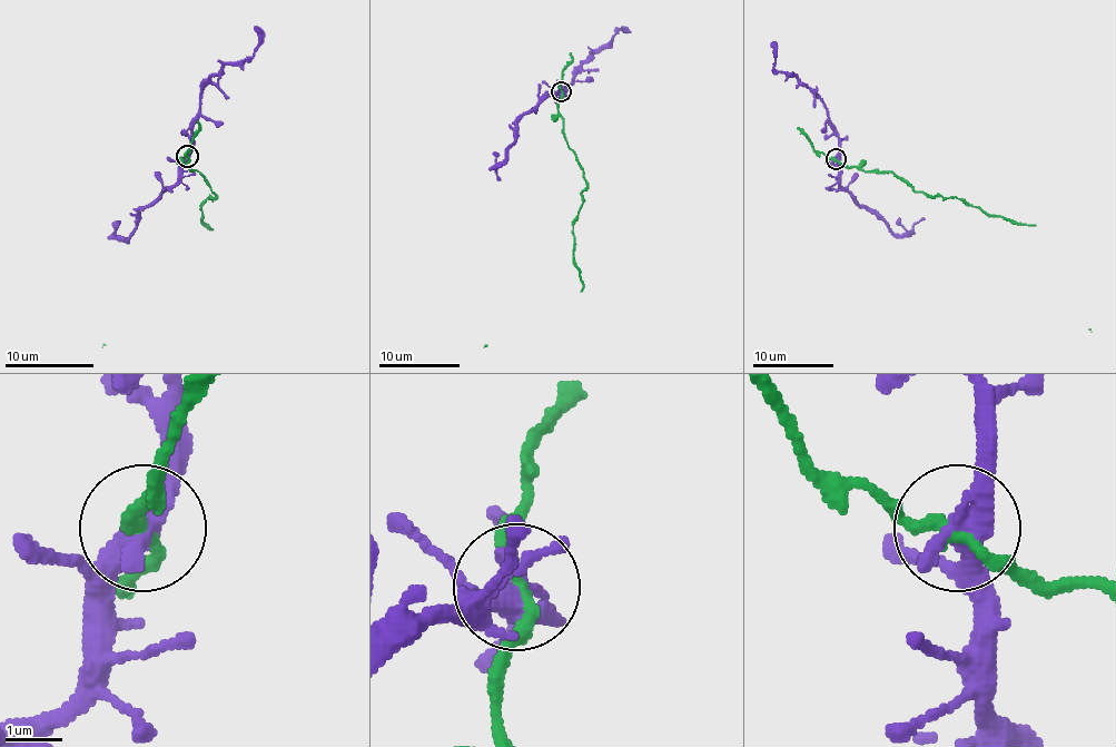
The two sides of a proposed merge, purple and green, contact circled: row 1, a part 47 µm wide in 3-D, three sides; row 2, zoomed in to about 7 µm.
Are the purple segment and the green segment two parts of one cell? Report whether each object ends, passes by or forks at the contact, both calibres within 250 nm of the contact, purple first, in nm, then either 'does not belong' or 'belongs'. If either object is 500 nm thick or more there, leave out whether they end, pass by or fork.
purple passes by; green passes by; calibres 460 and 200 nm; belongs

